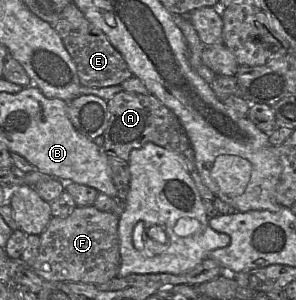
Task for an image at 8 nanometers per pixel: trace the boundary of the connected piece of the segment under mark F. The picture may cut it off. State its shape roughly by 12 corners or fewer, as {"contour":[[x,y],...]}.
{"contour":[[77,206],[52,217],[31,269],[103,284],[121,261],[119,216]]}

